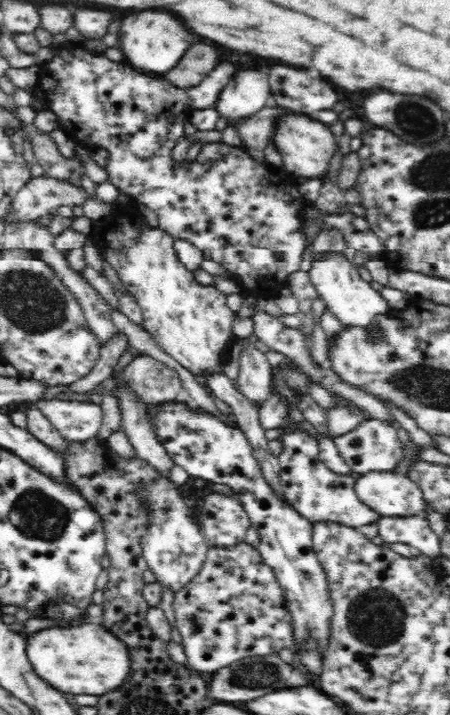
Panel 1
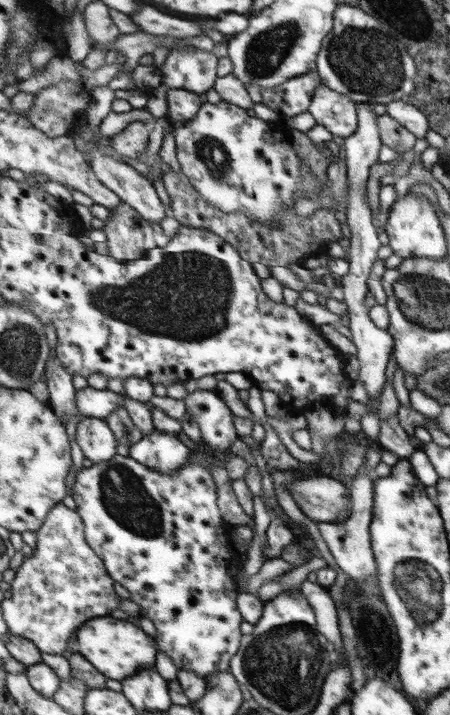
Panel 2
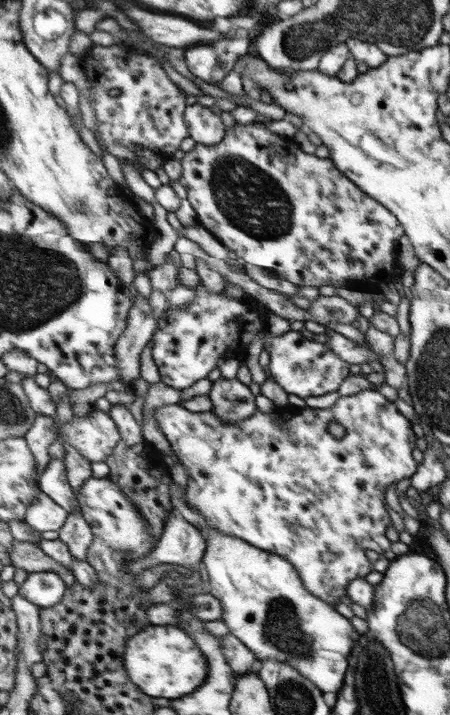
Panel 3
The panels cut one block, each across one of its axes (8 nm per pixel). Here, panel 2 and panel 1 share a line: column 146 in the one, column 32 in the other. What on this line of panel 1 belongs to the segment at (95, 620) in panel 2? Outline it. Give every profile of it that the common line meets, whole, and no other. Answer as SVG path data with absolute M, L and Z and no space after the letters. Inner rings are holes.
M97 621L54 625L28 634L26 655L35 673L56 690L66 694L98 696L125 681L129 671L128 650Z

